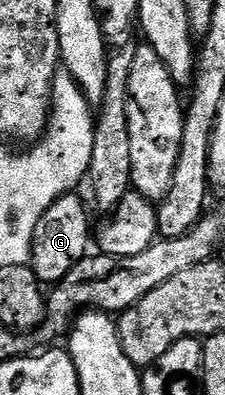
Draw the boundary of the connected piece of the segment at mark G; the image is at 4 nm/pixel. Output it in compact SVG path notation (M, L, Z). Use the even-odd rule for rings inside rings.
M79 192L65 193L38 219L38 227L34 227L32 240L32 275L37 282L48 287L55 287L63 281L66 275L83 257L89 256L88 240L93 240L94 225L88 222L88 209L79 197ZM48 284L48 285L47 285Z

